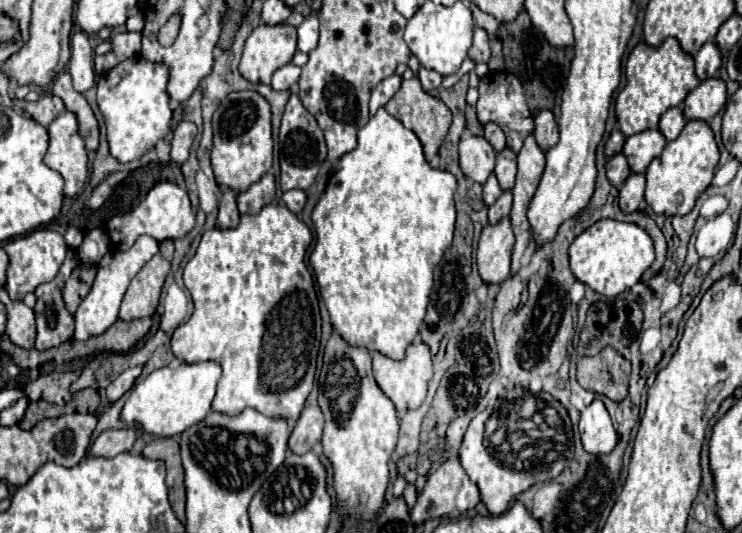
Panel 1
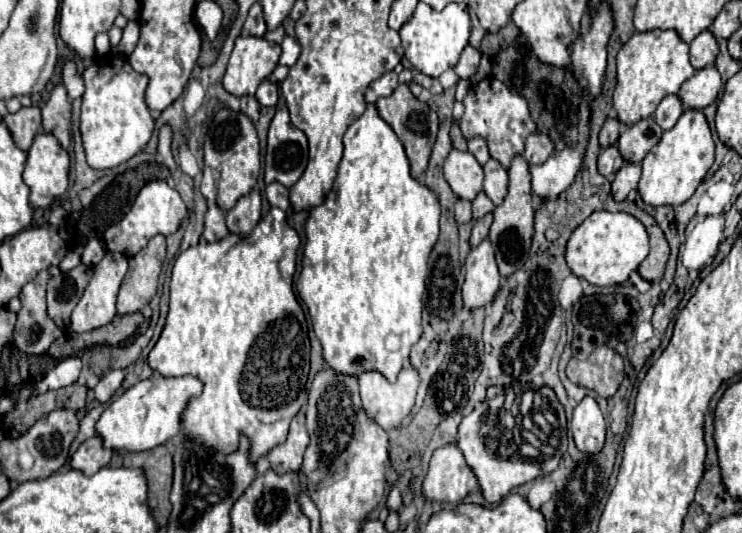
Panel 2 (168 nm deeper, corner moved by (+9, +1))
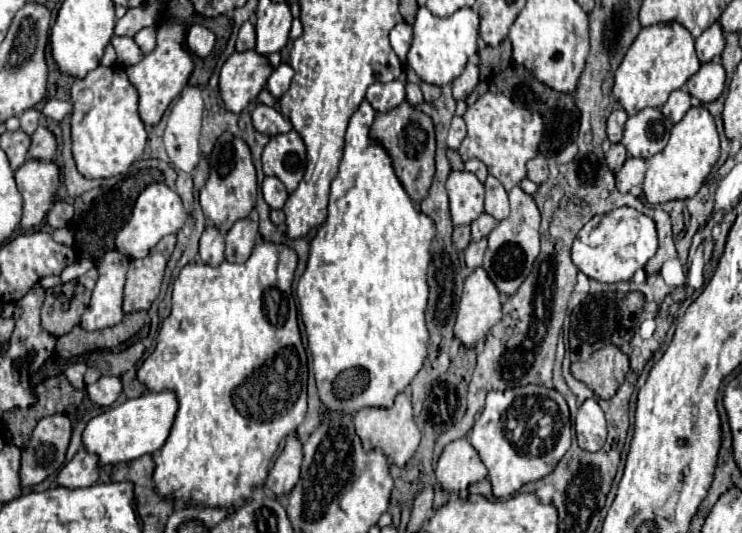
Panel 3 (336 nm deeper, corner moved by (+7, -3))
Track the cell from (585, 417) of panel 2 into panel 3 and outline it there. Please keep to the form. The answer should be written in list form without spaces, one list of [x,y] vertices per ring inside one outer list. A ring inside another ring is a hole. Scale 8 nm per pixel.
[[[589,398],[581,404],[575,420],[575,432],[577,432],[577,442],[583,450],[597,452],[603,448],[607,436],[607,424],[597,400]]]

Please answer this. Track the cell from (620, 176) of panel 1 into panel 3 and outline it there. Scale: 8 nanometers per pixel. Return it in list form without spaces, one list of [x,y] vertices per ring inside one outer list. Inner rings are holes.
[[[611,144],[611,148],[609,148],[607,154],[605,154],[607,166],[609,166],[613,172],[619,172],[621,166],[625,164],[625,160],[627,160],[627,150],[625,150],[625,146],[623,146],[623,144]]]

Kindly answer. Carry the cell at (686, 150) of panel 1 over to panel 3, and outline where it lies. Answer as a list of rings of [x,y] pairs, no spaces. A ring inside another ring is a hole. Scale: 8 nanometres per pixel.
[[[693,106],[685,118],[673,126],[667,146],[647,160],[647,174],[643,192],[649,204],[663,204],[669,200],[693,198],[709,176],[713,164],[719,160],[719,134],[713,116],[705,106]]]

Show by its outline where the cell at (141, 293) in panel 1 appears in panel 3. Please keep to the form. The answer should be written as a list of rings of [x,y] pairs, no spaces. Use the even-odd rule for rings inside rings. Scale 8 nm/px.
[[[165,236],[149,252],[149,256],[141,260],[131,260],[125,282],[125,298],[123,298],[125,314],[151,308],[153,300],[161,290],[161,280],[173,248],[175,248],[175,236]]]

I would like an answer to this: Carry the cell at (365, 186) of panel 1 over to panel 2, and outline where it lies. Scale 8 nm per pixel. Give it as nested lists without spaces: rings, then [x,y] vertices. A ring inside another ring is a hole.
[[[367,104],[367,110],[363,112],[363,116],[359,116],[347,128],[347,132],[343,136],[343,160],[339,164],[339,172],[337,172],[337,178],[335,178],[335,184],[333,184],[329,196],[325,198],[325,202],[321,206],[317,206],[309,212],[309,218],[305,224],[307,242],[305,242],[305,252],[303,252],[303,270],[301,270],[301,276],[297,280],[297,292],[309,310],[313,330],[315,330],[315,334],[323,346],[323,360],[327,362],[327,366],[331,370],[335,370],[343,376],[359,376],[363,372],[375,370],[375,372],[383,374],[389,382],[397,380],[397,374],[403,368],[403,364],[407,362],[413,344],[423,334],[423,328],[421,328],[421,310],[423,310],[421,296],[426,292],[425,283],[429,277],[429,254],[431,254],[431,250],[437,242],[437,236],[439,236],[439,212],[441,212],[441,206],[439,206],[439,200],[435,198],[435,194],[427,186],[423,186],[411,178],[409,160],[405,156],[405,148],[403,148],[401,140],[395,136],[391,126],[385,120],[381,120],[375,104]]]

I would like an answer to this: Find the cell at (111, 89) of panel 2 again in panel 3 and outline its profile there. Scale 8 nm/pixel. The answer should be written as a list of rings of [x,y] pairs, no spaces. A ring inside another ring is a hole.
[[[97,66],[85,78],[73,82],[71,100],[71,140],[77,170],[85,178],[111,178],[127,172],[143,154],[147,142],[147,130],[137,110],[139,92],[129,82],[127,72],[117,66]]]

